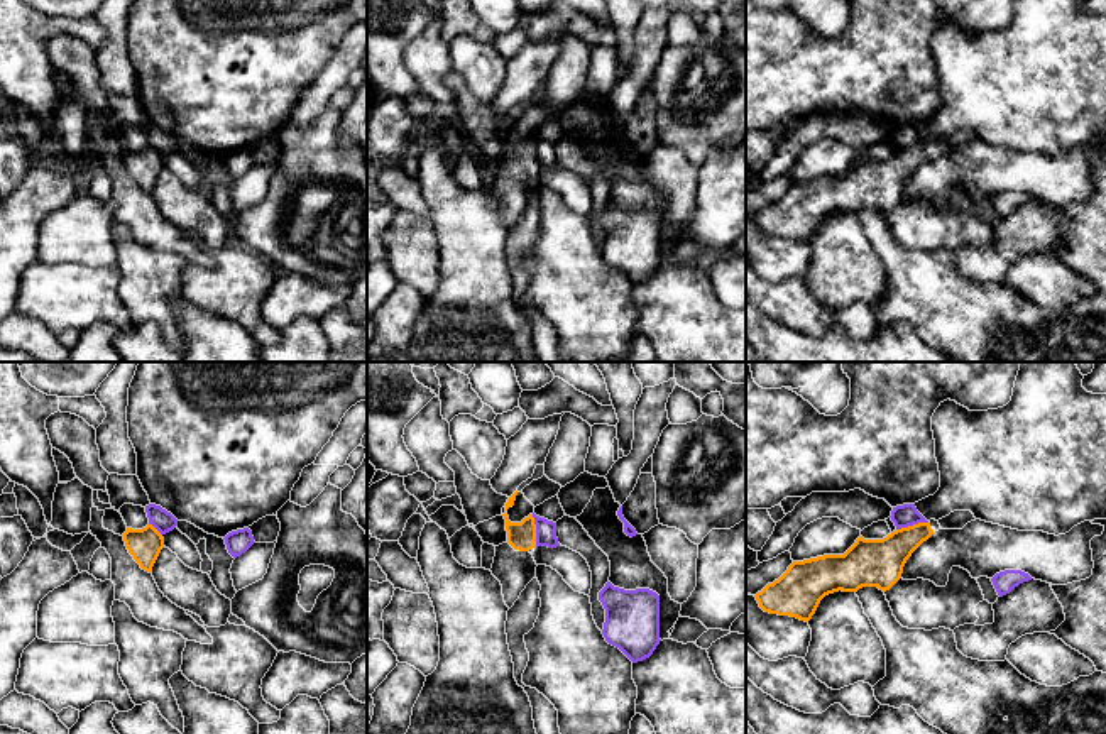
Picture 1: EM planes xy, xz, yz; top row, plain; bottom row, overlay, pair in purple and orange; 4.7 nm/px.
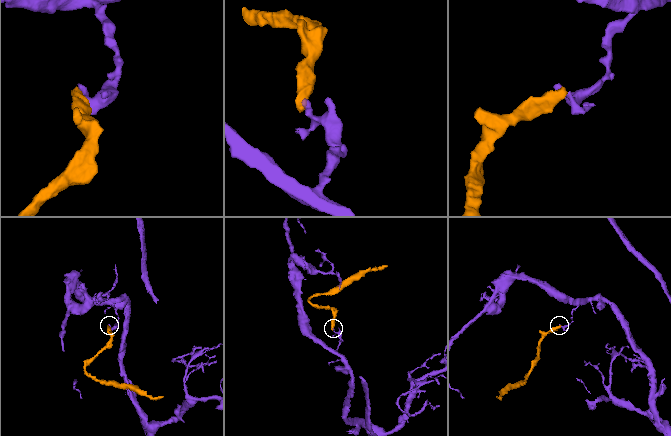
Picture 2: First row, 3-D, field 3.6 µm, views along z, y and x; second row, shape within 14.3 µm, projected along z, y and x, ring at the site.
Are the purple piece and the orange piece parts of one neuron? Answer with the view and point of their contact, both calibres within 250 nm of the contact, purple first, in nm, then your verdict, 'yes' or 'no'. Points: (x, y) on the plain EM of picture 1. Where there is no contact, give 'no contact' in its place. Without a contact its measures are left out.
xz (536, 151) | 100/130 nm | no

